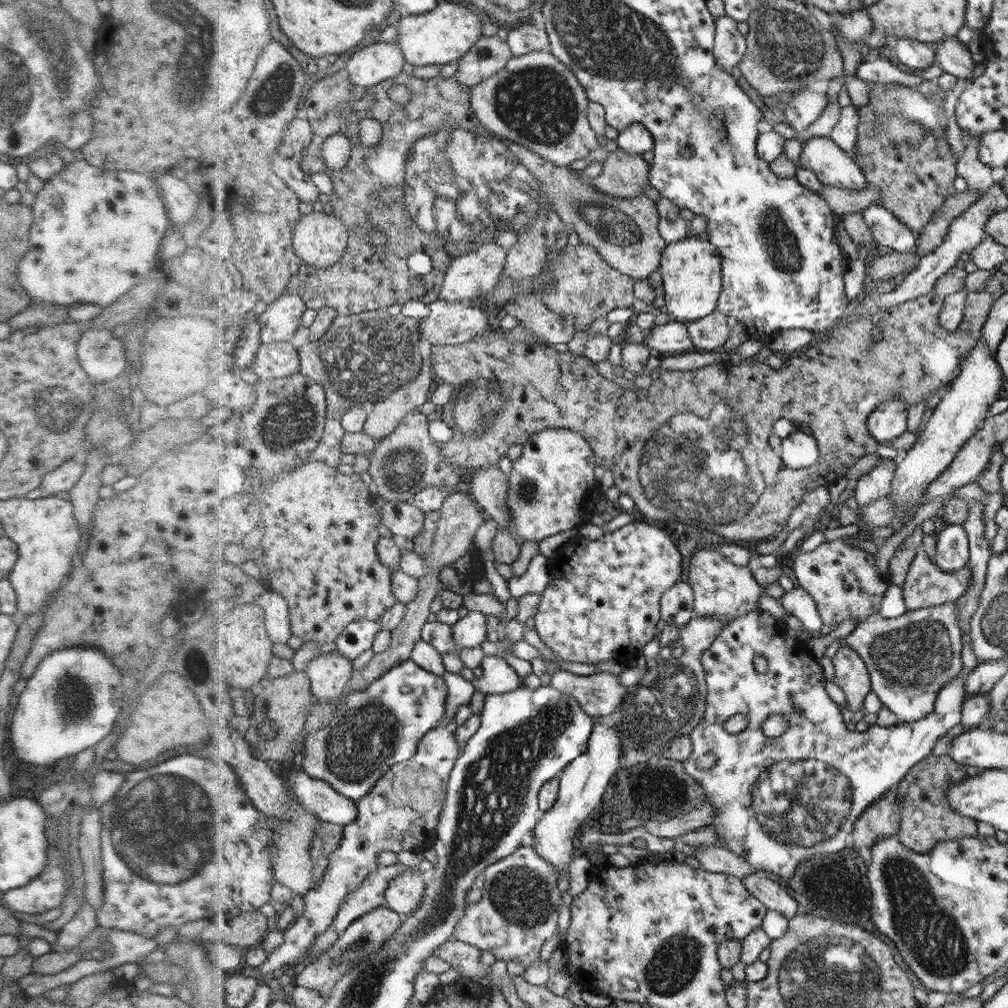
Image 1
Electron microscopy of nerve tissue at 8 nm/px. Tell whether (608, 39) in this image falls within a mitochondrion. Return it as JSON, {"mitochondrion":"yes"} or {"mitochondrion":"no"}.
{"mitochondrion":"yes"}

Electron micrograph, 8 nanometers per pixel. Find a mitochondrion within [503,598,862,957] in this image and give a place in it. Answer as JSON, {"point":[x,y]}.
{"point":[824,796]}

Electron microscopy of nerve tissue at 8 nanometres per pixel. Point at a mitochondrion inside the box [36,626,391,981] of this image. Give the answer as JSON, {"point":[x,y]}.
{"point":[157,822]}

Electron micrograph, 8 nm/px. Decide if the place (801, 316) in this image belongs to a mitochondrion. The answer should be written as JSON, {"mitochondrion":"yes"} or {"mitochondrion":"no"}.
{"mitochondrion":"no"}

